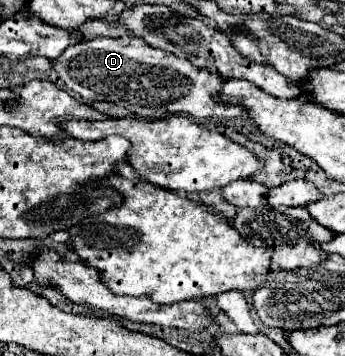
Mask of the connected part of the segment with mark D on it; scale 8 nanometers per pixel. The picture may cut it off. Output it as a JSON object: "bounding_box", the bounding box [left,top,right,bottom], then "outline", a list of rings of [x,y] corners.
{"bounding_box":[52,37,246,119],"outline":[[[96,37],[90,41],[80,41],[70,45],[56,61],[52,61],[54,71],[60,75],[64,87],[72,93],[78,93],[84,101],[112,101],[126,107],[128,111],[140,117],[166,117],[166,115],[186,115],[190,119],[220,119],[220,117],[238,117],[246,115],[246,109],[236,105],[224,105],[218,101],[218,91],[222,77],[210,73],[208,69],[193,66],[184,58],[174,57],[162,49],[150,47],[140,37]]]}

